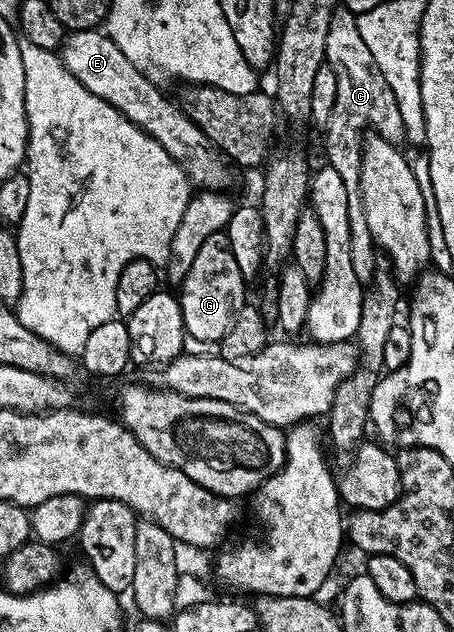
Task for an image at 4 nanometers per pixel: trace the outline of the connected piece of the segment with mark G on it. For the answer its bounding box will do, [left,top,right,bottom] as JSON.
[177,233,248,344]

